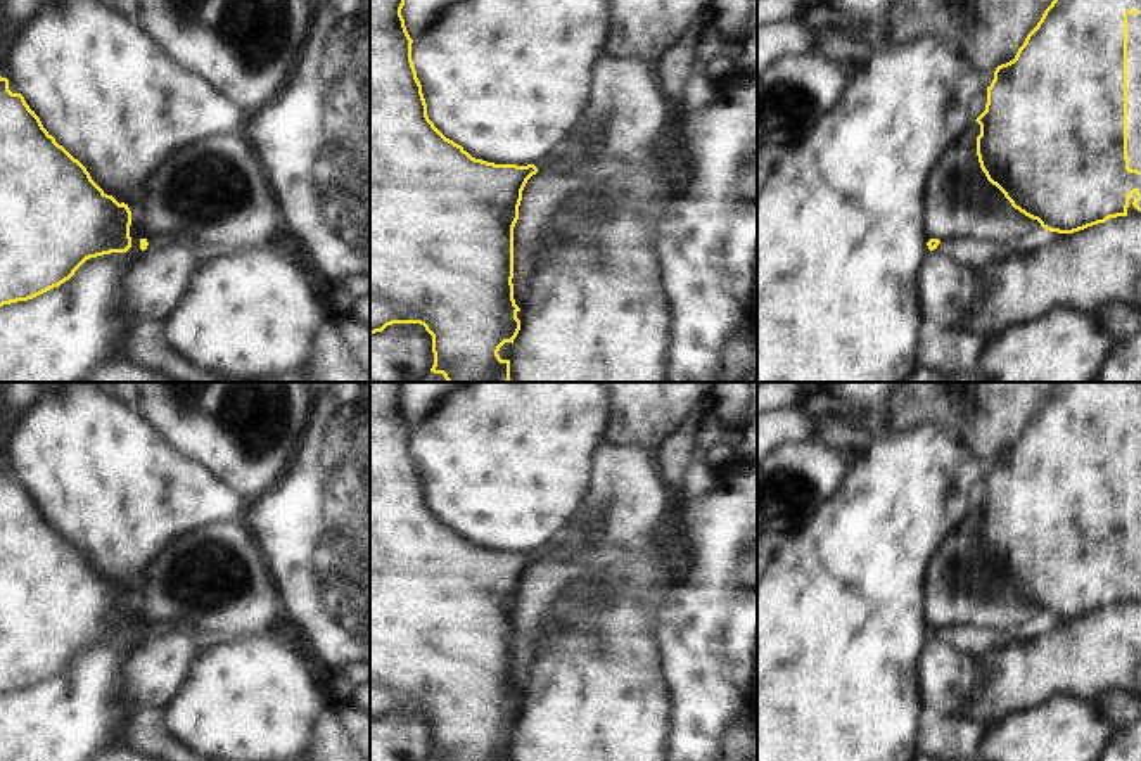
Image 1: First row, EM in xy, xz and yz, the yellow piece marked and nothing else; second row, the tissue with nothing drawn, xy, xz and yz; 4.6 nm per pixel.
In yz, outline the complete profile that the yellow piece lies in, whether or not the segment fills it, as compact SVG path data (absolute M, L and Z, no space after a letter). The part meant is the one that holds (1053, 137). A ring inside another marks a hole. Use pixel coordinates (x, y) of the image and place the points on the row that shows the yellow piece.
M1053 0L1015 59L996 67L985 111L975 119L980 125L977 156L987 180L1049 232L1074 233L1127 216L1134 192L1132 206L1141 211L1141 171L1131 169L1127 157L1129 14L1141 14L1141 0Z

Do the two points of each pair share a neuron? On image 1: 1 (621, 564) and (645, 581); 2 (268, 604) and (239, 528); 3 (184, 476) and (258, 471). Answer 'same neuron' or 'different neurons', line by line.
1: same neuron
2: same neuron
3: different neurons

